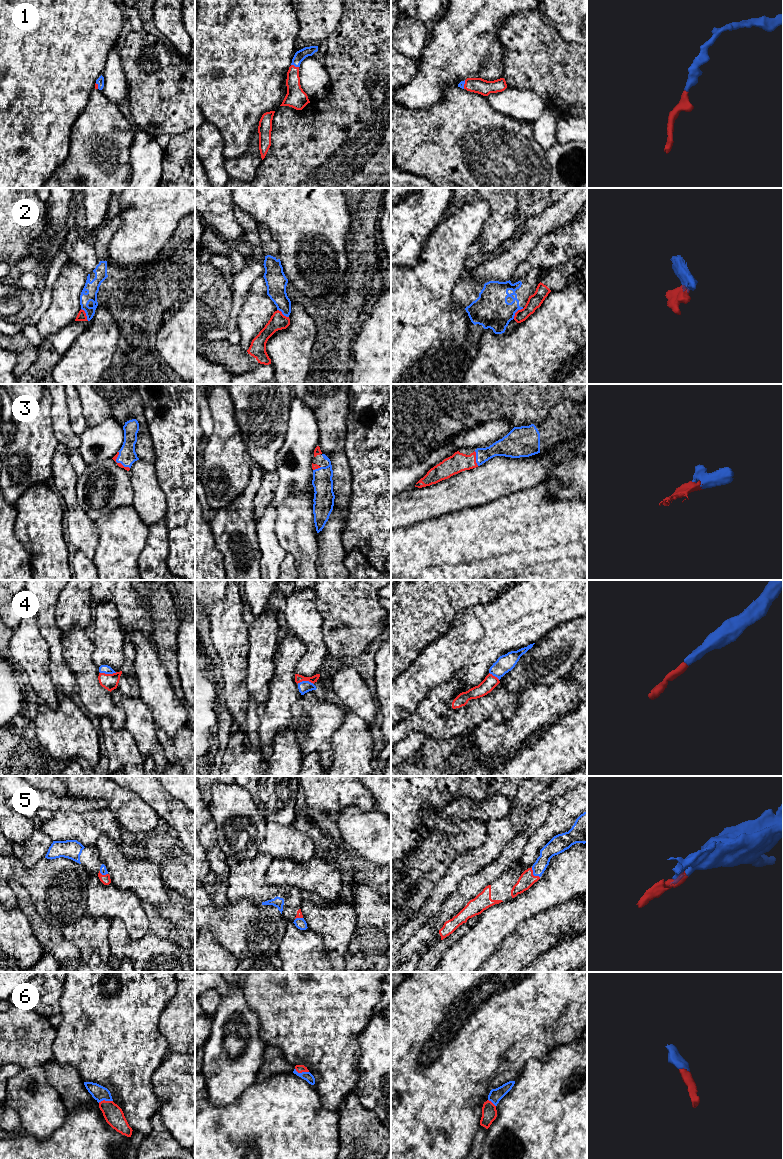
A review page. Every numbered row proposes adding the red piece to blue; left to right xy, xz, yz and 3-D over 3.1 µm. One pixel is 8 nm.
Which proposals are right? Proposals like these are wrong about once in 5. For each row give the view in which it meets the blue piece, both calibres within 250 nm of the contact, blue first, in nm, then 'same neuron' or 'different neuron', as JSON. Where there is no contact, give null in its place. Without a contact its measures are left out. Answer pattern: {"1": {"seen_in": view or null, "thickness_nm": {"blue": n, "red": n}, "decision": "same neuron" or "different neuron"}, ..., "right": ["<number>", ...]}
{"1": {"seen_in": "xz", "thickness_nm": {"blue": 90, "red": 160}, "decision": "same neuron"}, "2": {"seen_in": "yz", "thickness_nm": {"blue": 280, "red": 110}, "decision": "different neuron"}, "3": {"seen_in": "xy", "thickness_nm": {"blue": 150, "red": 40}, "decision": "same neuron"}, "4": {"seen_in": "xy", "thickness_nm": {"blue": 70, "red": 130}, "decision": "same neuron"}, "5": {"seen_in": "yz", "thickness_nm": {"blue": 120, "red": 120}, "decision": "same neuron"}, "6": {"seen_in": "xz", "thickness_nm": {"blue": 70, "red": 60}, "decision": "same neuron"}, "right": ["1", "3", "4", "5", "6"]}

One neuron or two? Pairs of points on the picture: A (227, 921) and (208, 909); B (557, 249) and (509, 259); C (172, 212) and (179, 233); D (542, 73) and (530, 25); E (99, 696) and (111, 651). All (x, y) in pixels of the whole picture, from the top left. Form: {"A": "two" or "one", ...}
{"A": "one", "B": "two", "C": "two", "D": "one", "E": "two"}

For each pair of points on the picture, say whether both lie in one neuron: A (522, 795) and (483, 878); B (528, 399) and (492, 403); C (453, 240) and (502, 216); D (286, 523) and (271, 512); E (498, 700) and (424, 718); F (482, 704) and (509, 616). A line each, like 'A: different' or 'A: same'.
A: different
B: same
C: different
D: different
E: same
F: different

